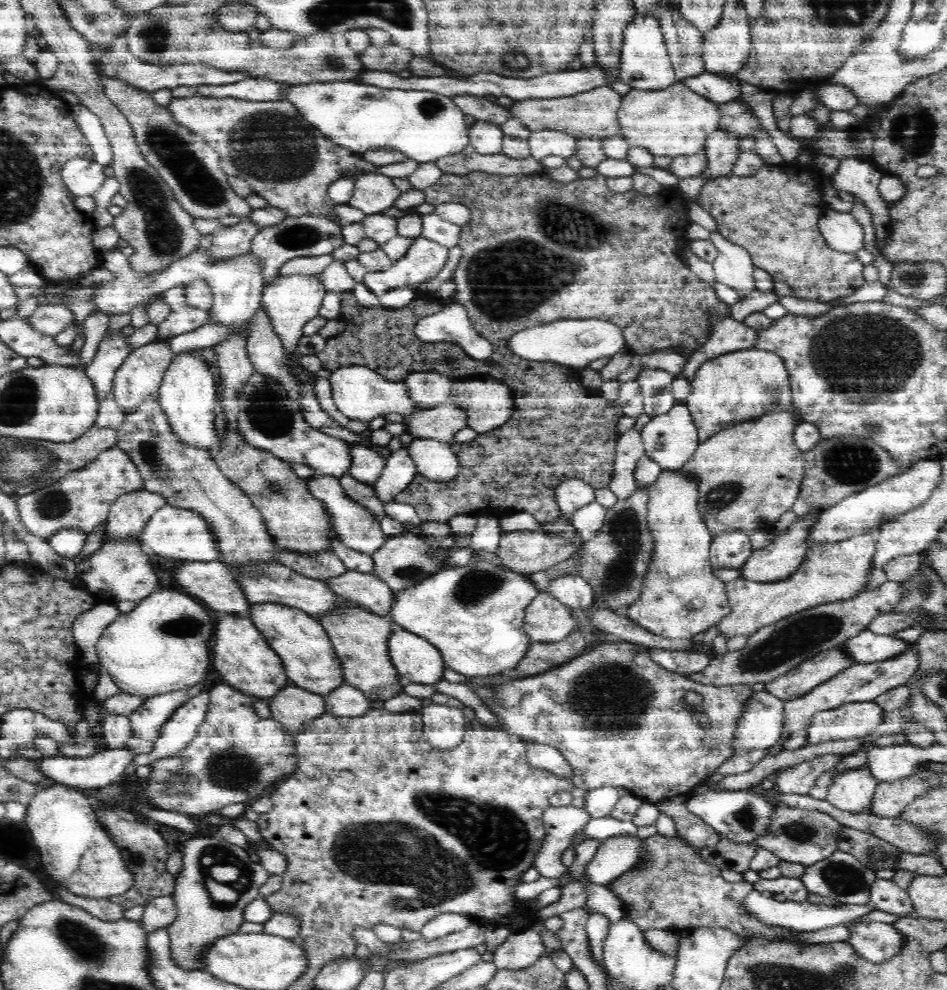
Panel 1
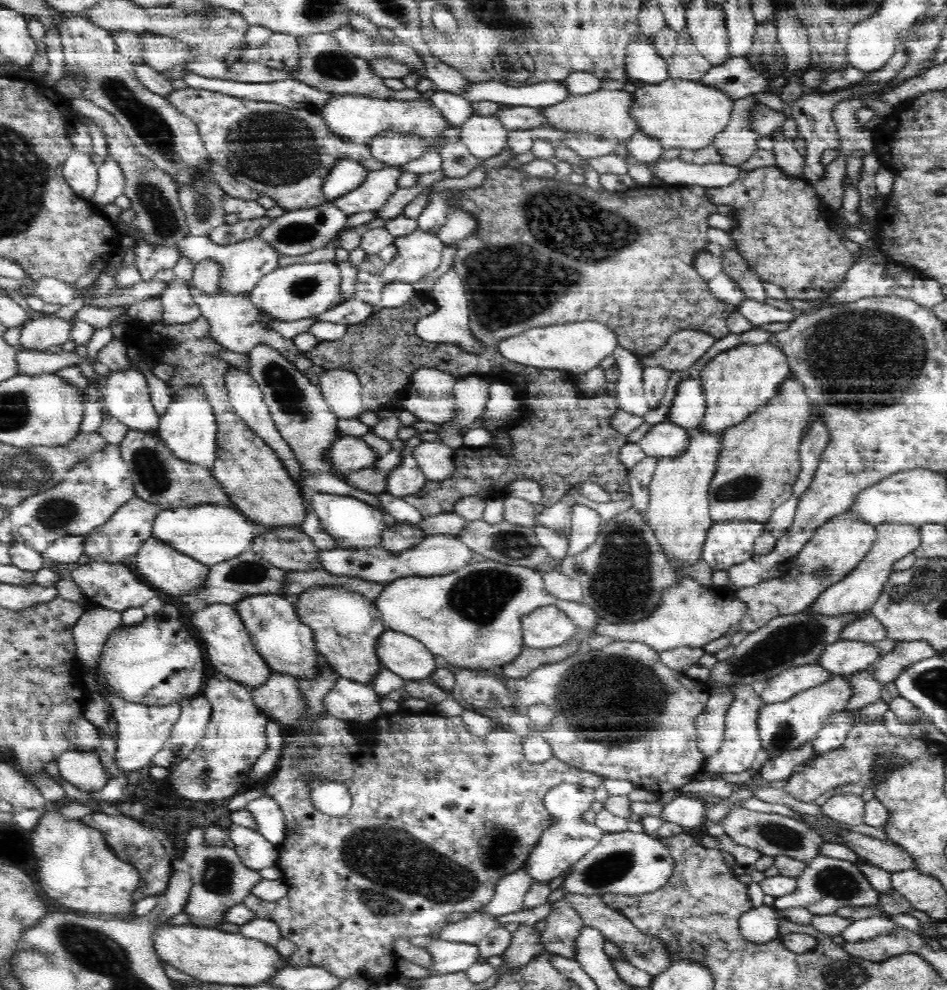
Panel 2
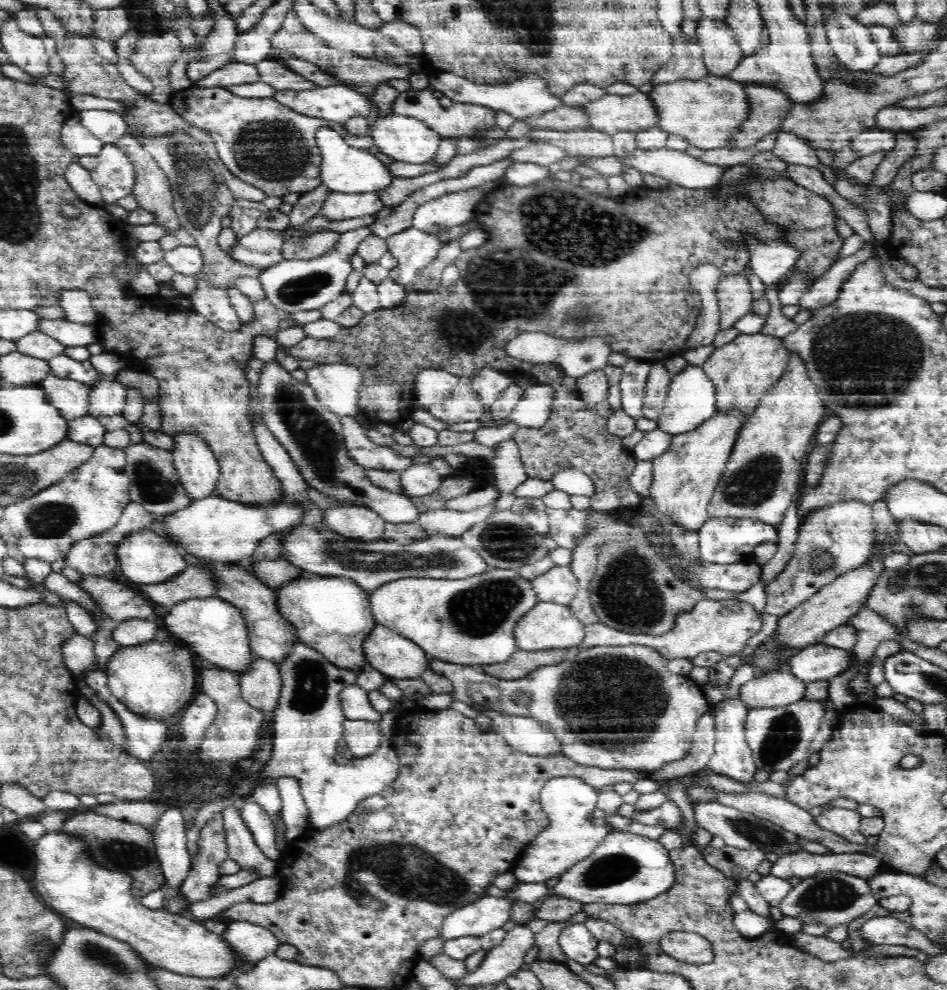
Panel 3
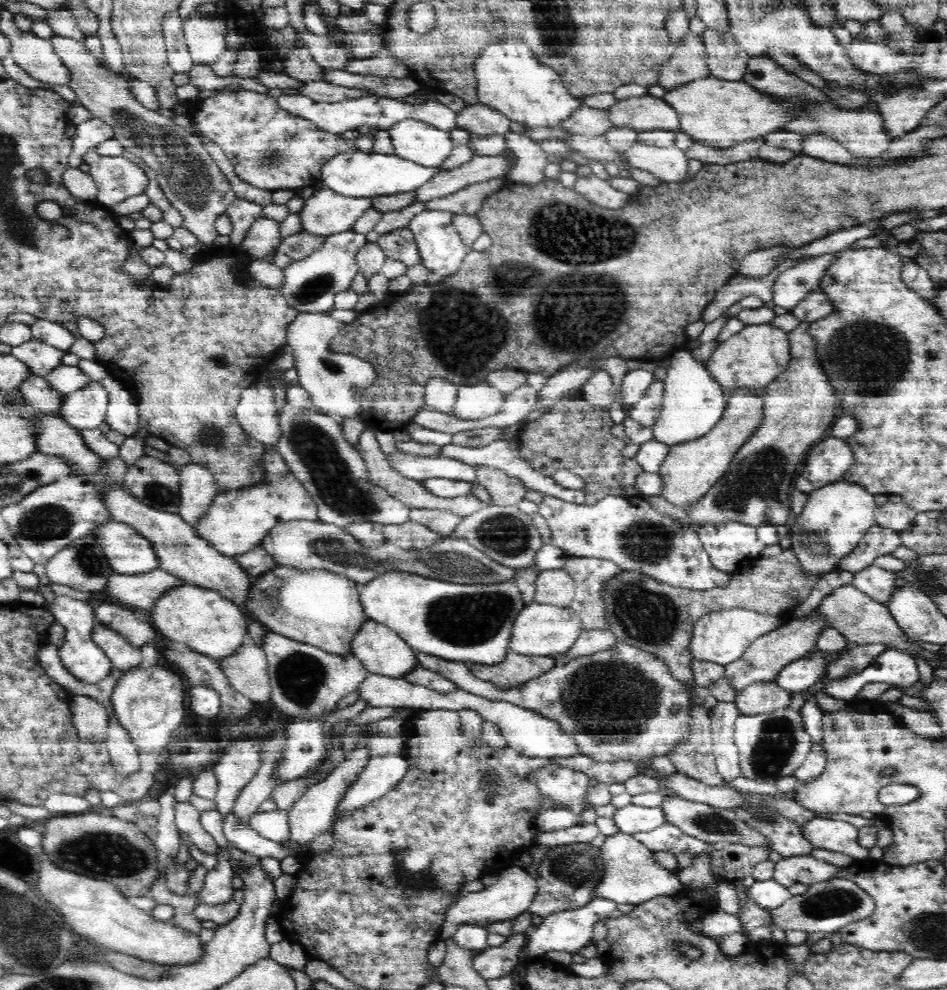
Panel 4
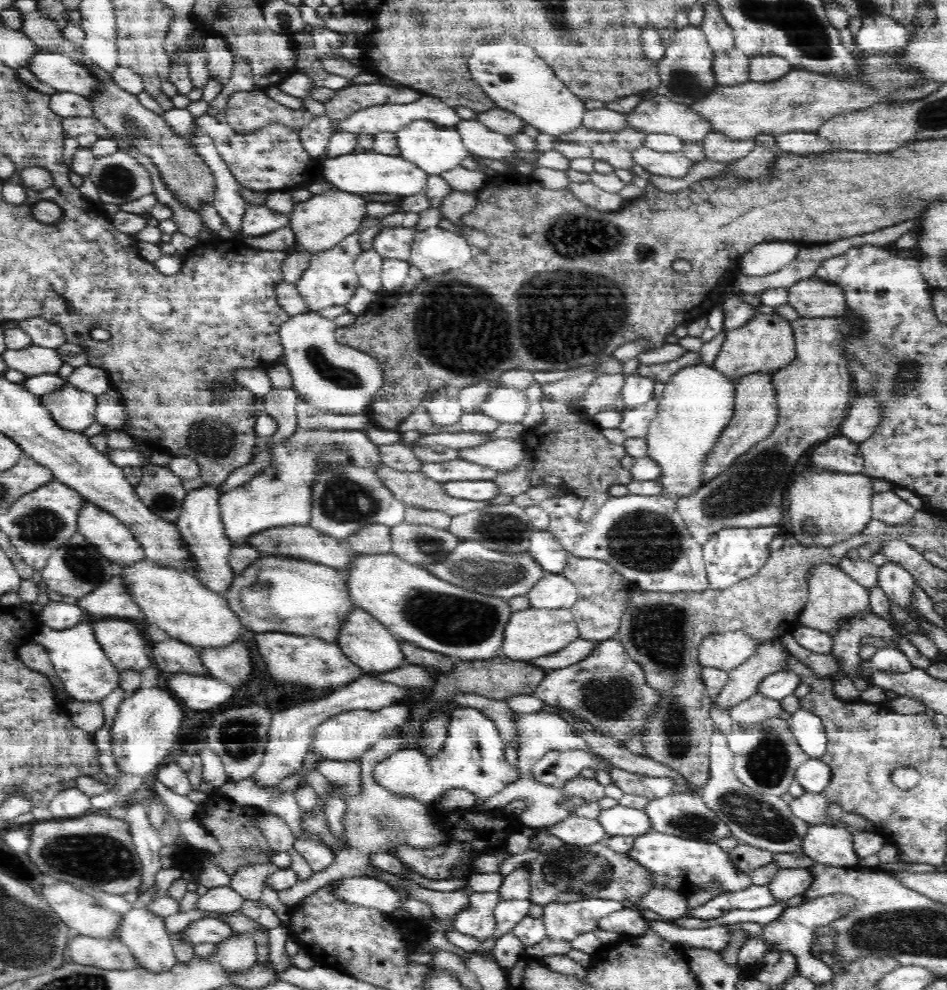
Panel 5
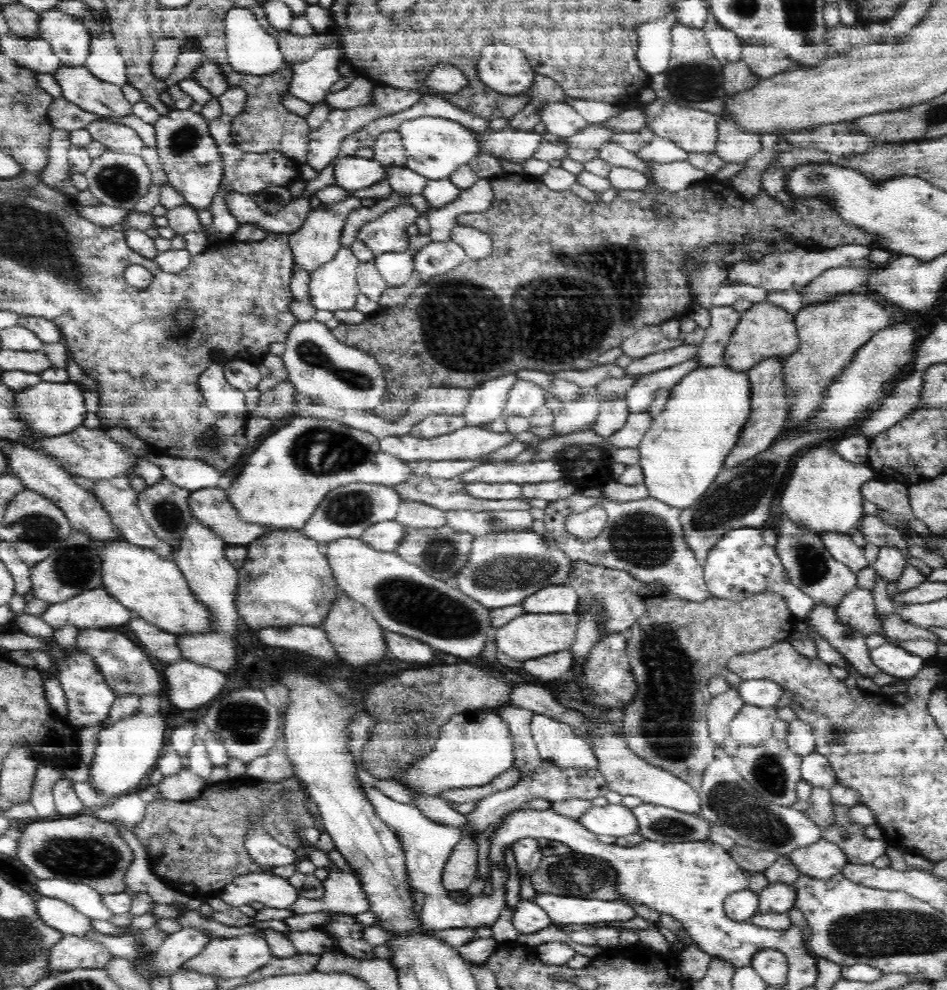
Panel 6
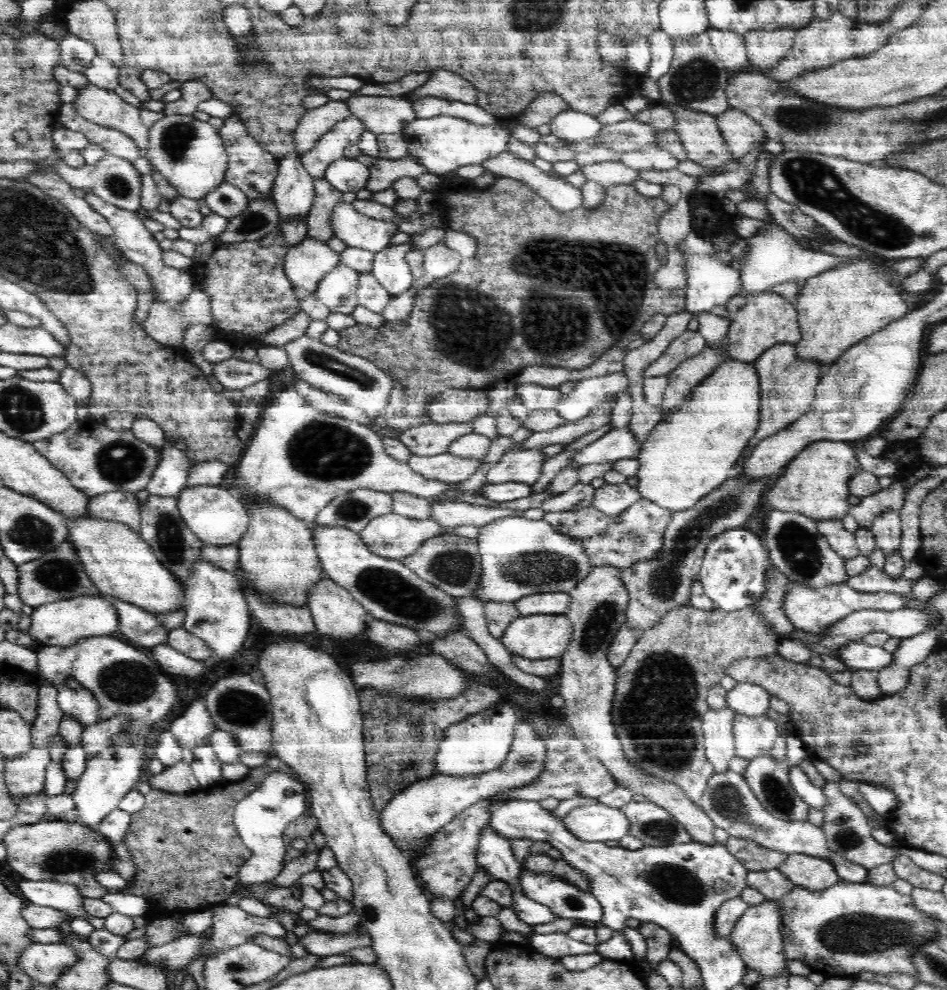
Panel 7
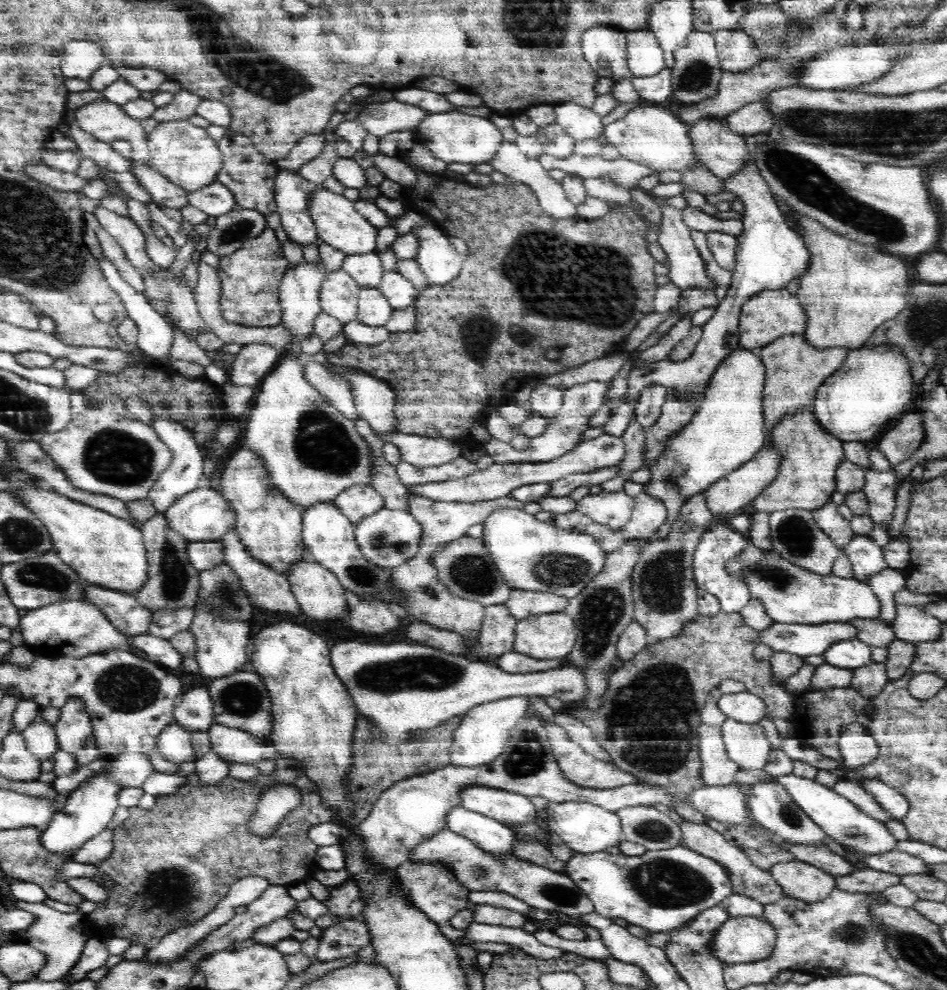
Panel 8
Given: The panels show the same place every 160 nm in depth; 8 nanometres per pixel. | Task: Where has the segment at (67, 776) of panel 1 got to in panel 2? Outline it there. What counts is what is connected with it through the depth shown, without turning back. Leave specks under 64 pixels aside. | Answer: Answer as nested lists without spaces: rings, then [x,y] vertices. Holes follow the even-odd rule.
[[[103,687],[98,688],[104,701],[112,707],[112,716],[118,723],[116,748],[116,765],[128,772],[150,765],[152,758],[158,754],[171,734],[171,729],[181,716],[184,702],[172,702],[164,706],[148,706],[147,704],[129,703],[117,695],[110,694]]]

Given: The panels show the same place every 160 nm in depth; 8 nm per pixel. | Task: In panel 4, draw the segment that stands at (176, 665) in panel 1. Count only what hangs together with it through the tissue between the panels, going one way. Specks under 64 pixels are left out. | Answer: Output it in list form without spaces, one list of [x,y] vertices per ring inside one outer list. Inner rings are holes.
[[[135,666],[134,669],[128,669],[115,686],[111,694],[111,713],[130,733],[131,743],[138,752],[164,752],[164,746],[174,739],[178,726],[183,725],[186,692],[182,680],[166,666],[154,666],[150,670],[140,670]]]

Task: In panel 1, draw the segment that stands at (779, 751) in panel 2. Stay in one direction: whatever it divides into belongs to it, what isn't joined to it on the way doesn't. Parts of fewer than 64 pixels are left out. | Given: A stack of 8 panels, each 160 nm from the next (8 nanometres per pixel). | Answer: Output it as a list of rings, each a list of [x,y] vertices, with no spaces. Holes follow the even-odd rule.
[[[917,646],[910,648],[904,655],[896,656],[893,659],[871,664],[852,664],[850,668],[842,670],[840,674],[836,674],[830,681],[820,684],[808,694],[786,701],[784,730],[792,737],[800,731],[808,730],[814,714],[818,712],[839,708],[844,703],[874,701],[894,688],[907,685],[911,678],[915,676],[918,668],[919,653]]]

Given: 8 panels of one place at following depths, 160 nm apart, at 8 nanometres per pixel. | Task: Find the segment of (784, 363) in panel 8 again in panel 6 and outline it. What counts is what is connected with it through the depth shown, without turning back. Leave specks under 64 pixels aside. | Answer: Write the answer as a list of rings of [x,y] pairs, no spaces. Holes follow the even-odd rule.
[[[762,359],[758,364],[749,368],[747,378],[750,379],[750,416],[743,425],[742,434],[738,438],[736,447],[723,461],[724,467],[734,468],[746,460],[765,452],[776,440],[778,433],[782,432],[786,422],[786,383],[782,374],[784,359]]]

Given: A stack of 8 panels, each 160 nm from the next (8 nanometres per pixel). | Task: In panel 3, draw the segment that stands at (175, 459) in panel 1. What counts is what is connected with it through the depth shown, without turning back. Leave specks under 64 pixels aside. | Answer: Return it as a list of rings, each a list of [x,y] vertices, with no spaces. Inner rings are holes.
[[[147,442],[128,444],[126,454],[127,472],[131,482],[129,495],[131,502],[141,504],[155,516],[166,516],[182,510],[194,502],[193,497],[184,490],[173,463],[171,451],[148,445]]]

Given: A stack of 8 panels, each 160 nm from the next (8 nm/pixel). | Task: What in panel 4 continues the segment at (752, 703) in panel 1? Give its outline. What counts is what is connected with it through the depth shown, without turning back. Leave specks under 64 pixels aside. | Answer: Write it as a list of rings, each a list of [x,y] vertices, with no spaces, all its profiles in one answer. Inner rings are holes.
[[[717,702],[710,709],[711,712],[711,724],[712,726],[712,753],[715,756],[715,763],[717,771],[721,775],[725,784],[732,784],[734,778],[741,776],[741,770],[739,769],[739,752],[735,745],[734,736],[734,724],[736,720],[741,716],[738,711],[738,706],[735,702]]]

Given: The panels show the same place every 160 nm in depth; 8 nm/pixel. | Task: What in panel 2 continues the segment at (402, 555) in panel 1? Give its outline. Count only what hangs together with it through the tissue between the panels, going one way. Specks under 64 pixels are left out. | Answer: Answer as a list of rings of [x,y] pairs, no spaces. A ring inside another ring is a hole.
[[[396,522],[383,532],[381,547],[390,551],[392,555],[400,555],[409,548],[416,547],[425,535],[418,525]]]

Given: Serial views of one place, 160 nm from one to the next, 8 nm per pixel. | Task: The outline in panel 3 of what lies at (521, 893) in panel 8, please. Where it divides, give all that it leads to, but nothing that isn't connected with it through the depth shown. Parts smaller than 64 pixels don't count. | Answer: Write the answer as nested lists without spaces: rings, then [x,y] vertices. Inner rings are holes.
[[[584,923],[570,924],[560,932],[560,948],[568,959],[582,965],[594,964],[598,958],[596,946],[599,940],[594,938]]]

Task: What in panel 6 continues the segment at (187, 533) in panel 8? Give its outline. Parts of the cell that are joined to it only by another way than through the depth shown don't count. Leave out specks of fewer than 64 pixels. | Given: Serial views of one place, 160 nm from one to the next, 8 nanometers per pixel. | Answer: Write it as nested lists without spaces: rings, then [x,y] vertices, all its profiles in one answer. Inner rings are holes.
[[[218,487],[191,491],[191,515],[230,545],[249,545],[265,535],[270,527],[244,521],[238,516],[238,511],[232,508],[227,497],[228,490]]]

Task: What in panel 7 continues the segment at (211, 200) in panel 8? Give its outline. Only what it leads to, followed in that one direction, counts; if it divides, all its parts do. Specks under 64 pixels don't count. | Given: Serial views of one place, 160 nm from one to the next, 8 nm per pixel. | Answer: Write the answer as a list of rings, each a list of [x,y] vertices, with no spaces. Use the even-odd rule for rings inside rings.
[[[222,182],[216,190],[210,192],[201,203],[212,210],[212,214],[226,220],[248,210],[250,199],[246,194],[228,182]]]

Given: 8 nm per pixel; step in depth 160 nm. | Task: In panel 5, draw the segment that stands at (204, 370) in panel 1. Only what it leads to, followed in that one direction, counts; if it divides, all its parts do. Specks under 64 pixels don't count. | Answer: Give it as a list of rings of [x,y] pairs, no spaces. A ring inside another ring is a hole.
[[[212,485],[188,491],[182,502],[182,512],[176,525],[181,533],[181,539],[188,544],[188,551],[193,553],[193,560],[196,560],[192,573],[206,588],[224,596],[236,575],[228,560],[235,544],[226,538],[226,531],[223,530],[219,511],[220,495],[216,486]]]

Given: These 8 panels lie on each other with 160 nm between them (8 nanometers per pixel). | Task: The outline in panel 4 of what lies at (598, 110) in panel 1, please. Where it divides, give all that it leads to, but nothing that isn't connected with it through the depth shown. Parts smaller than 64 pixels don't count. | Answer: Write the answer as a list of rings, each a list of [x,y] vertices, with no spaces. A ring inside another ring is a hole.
[[[650,94],[615,100],[607,109],[607,118],[614,127],[630,127],[635,131],[662,129],[680,132],[678,112],[663,98]]]

